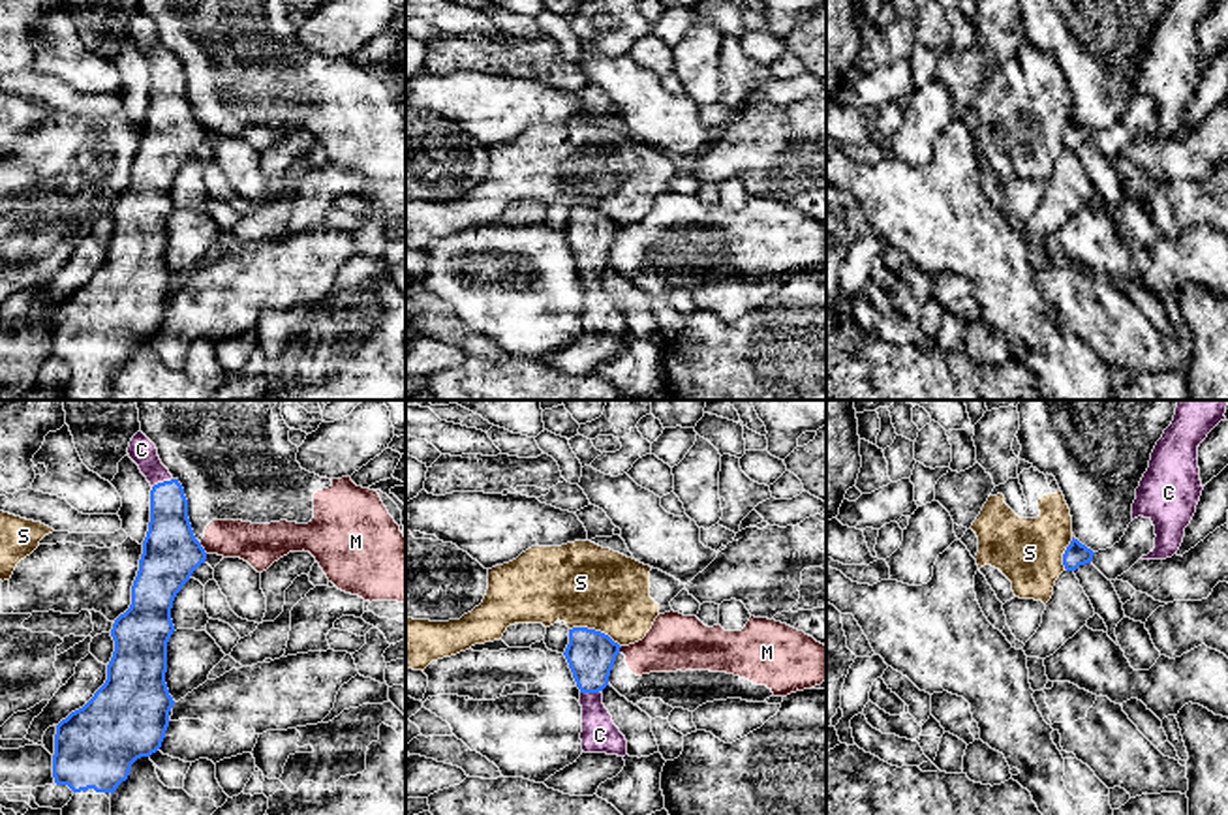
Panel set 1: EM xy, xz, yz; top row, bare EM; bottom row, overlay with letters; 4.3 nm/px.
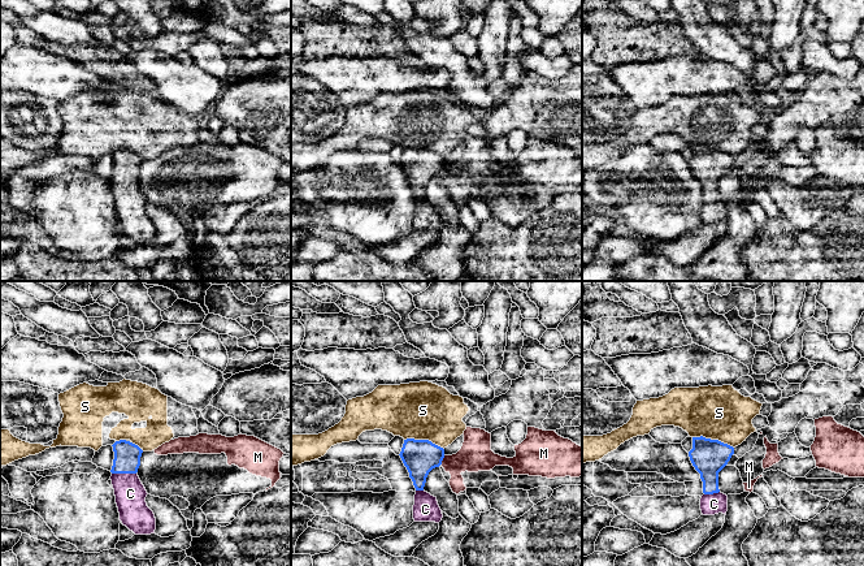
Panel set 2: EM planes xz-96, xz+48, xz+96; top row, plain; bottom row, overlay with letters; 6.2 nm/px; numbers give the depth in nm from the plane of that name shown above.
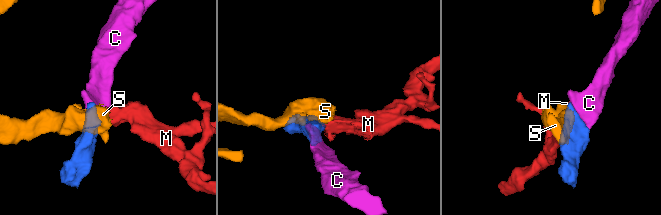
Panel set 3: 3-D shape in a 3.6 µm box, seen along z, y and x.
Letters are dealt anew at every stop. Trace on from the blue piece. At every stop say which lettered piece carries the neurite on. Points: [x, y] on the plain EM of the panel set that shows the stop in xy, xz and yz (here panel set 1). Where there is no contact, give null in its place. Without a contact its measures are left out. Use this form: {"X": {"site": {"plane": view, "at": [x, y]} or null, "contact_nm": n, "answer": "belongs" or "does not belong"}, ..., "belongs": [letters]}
{"C": {"site": {"plane": "xy", "at": [164, 61]}, "contact_nm": 100, "answer": "belongs"}, "M": {"site": {"plane": "xy", "at": [201, 126]}, "contact_nm": 70, "answer": "does not belong"}, "S": {"site": {"plane": "xz", "at": [594, 209]}, "contact_nm": 240, "answer": "does not belong"}, "belongs": ["C"]}

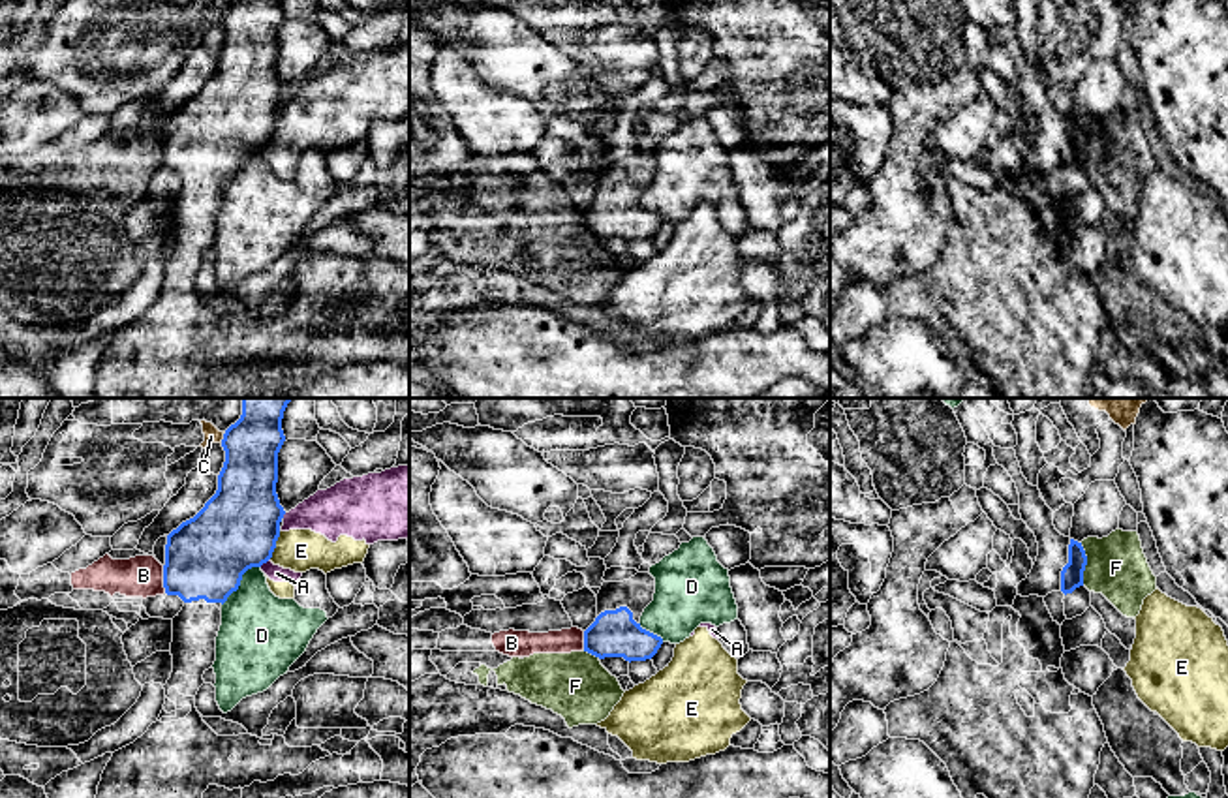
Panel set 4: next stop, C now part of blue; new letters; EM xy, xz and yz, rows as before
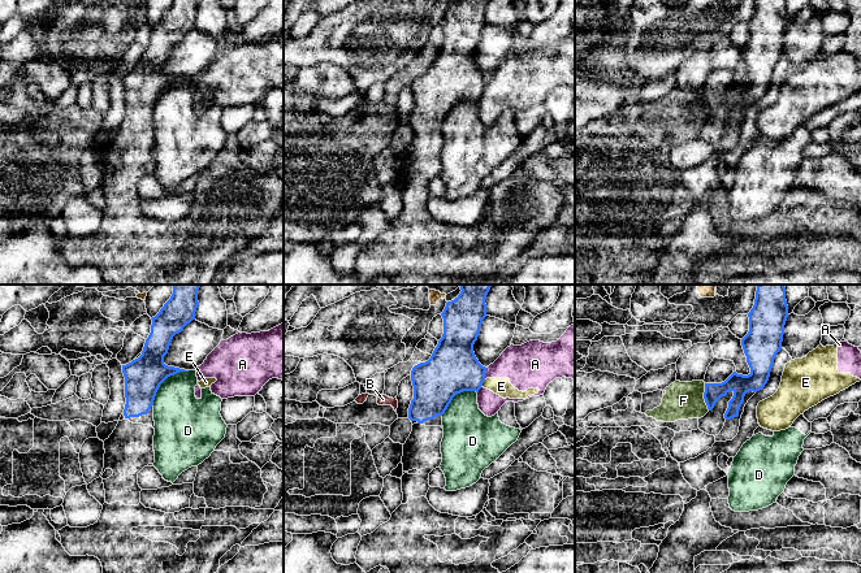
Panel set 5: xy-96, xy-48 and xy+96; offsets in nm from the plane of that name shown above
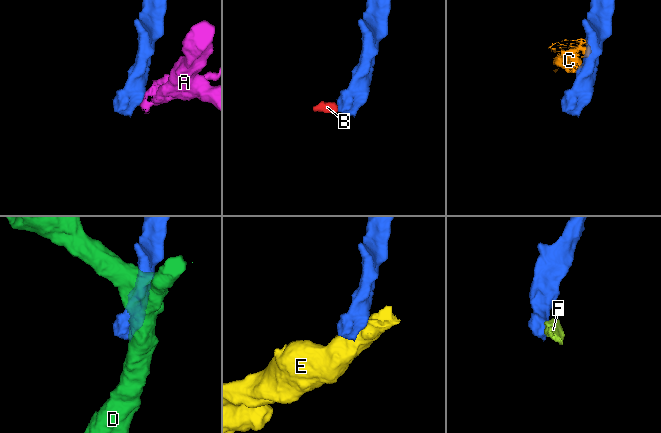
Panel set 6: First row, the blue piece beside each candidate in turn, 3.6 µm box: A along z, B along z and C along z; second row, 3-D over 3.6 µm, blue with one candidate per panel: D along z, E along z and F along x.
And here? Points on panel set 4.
{"A": {"site": {"plane": "xy", "at": [263, 141]}, "contact_nm": 60, "answer": "does not belong"}, "B": {"site": {"plane": "xy", "at": [164, 158]}, "contact_nm": 120, "answer": "does not belong"}, "C": {"site": {"plane": "xy", "at": [224, 17]}, "contact_nm": 40, "answer": "does not belong"}, "D": {"site": {"plane": "xy", "at": [239, 162]}, "contact_nm": 240, "answer": "does not belong"}, "E": {"site": {"plane": "xy", "at": [275, 124]}, "contact_nm": 130, "answer": "does not belong"}, "F": {"site": {"plane": "yz", "at": [1086, 143]}, "contact_nm": 180, "answer": "does not belong"}, "belongs": []}

